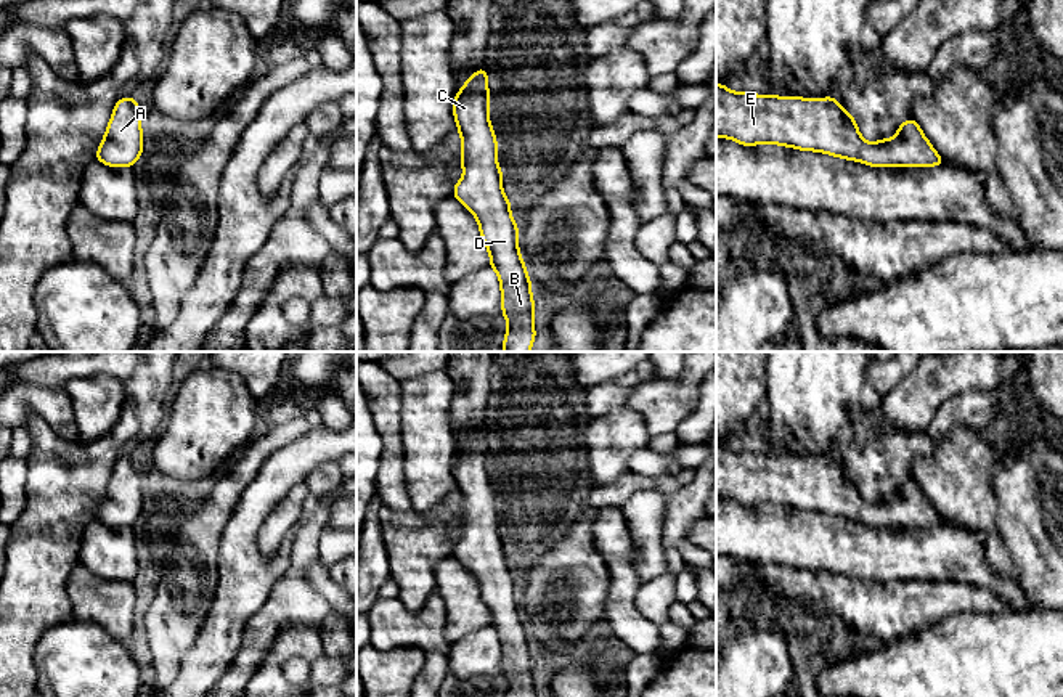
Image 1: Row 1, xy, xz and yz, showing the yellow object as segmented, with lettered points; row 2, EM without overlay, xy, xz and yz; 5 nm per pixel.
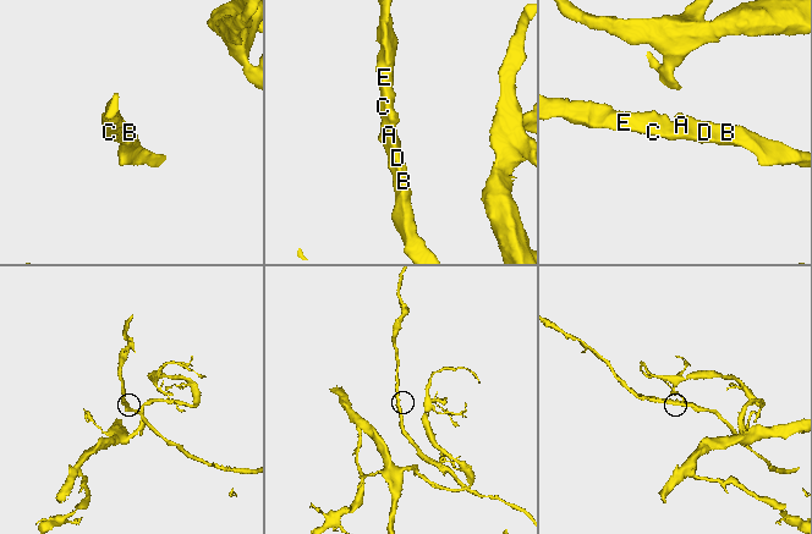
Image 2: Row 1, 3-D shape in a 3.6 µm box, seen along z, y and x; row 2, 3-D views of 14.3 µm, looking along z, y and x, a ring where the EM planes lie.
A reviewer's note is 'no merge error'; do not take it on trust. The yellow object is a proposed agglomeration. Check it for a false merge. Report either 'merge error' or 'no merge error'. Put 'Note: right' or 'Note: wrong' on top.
Note: right
no merge error

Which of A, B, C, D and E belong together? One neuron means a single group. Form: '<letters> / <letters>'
A B C D E

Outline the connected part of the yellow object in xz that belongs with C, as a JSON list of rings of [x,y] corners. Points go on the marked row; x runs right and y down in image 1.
[[[477,69],[453,101],[458,135],[462,138],[459,164],[462,178],[453,194],[479,222],[482,241],[490,252],[490,267],[501,284],[501,310],[507,321],[504,352],[530,352],[536,329],[532,283],[519,252],[519,226],[511,217],[511,201],[504,196],[503,173],[496,162],[496,133],[488,117],[488,71]]]

